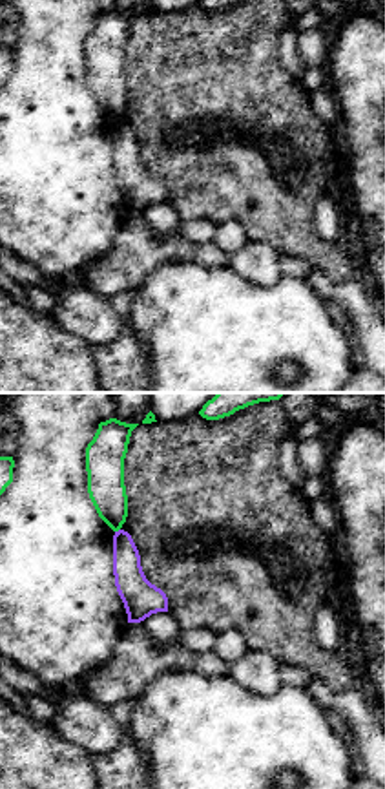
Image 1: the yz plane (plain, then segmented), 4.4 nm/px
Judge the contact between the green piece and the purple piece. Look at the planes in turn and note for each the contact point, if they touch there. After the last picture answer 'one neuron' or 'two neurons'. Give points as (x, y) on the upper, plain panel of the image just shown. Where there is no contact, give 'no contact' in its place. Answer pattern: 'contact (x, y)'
contact (117, 121)

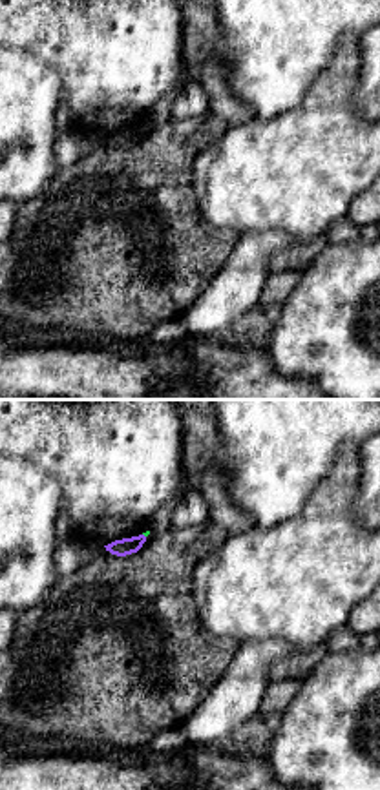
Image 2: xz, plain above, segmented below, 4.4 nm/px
no contact

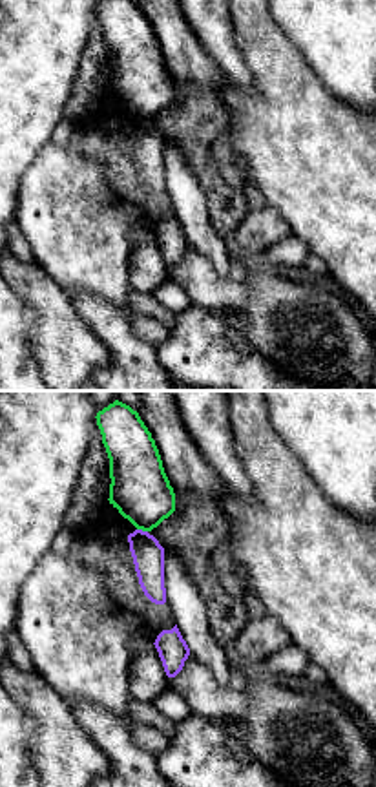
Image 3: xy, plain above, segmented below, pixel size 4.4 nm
contact (143, 121)

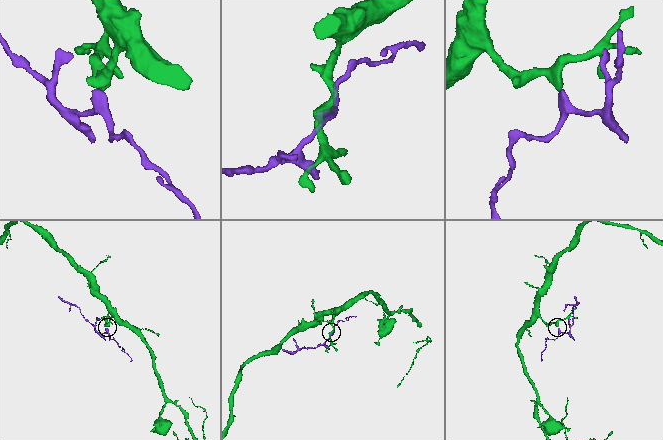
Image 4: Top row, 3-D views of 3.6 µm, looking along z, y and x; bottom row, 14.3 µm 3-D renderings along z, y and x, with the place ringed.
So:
two neurons

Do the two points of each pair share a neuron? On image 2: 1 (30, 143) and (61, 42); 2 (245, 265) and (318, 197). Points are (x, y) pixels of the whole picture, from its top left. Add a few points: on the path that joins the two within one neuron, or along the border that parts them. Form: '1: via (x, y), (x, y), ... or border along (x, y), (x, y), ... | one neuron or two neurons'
1: border along (41, 57), (59, 79), (61, 104) | two neurons
2: border along (243, 232), (284, 232), (296, 241) | two neurons

